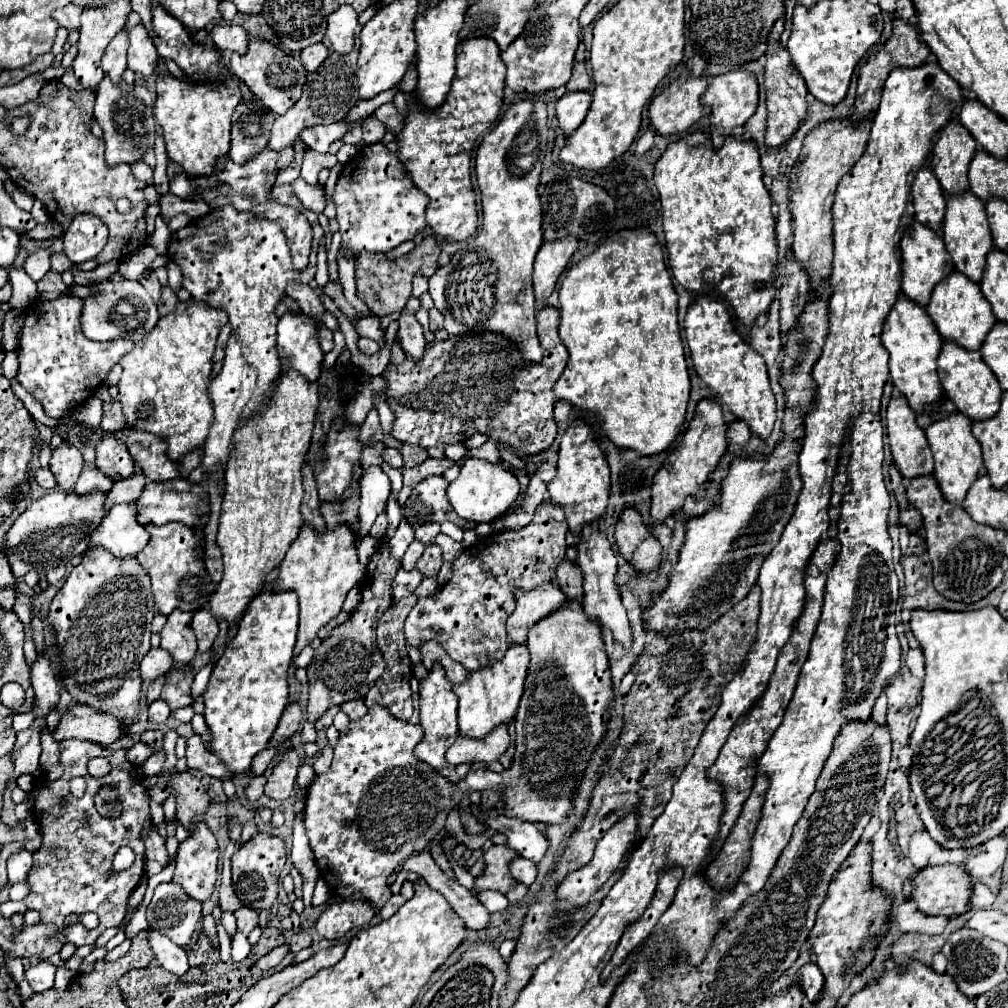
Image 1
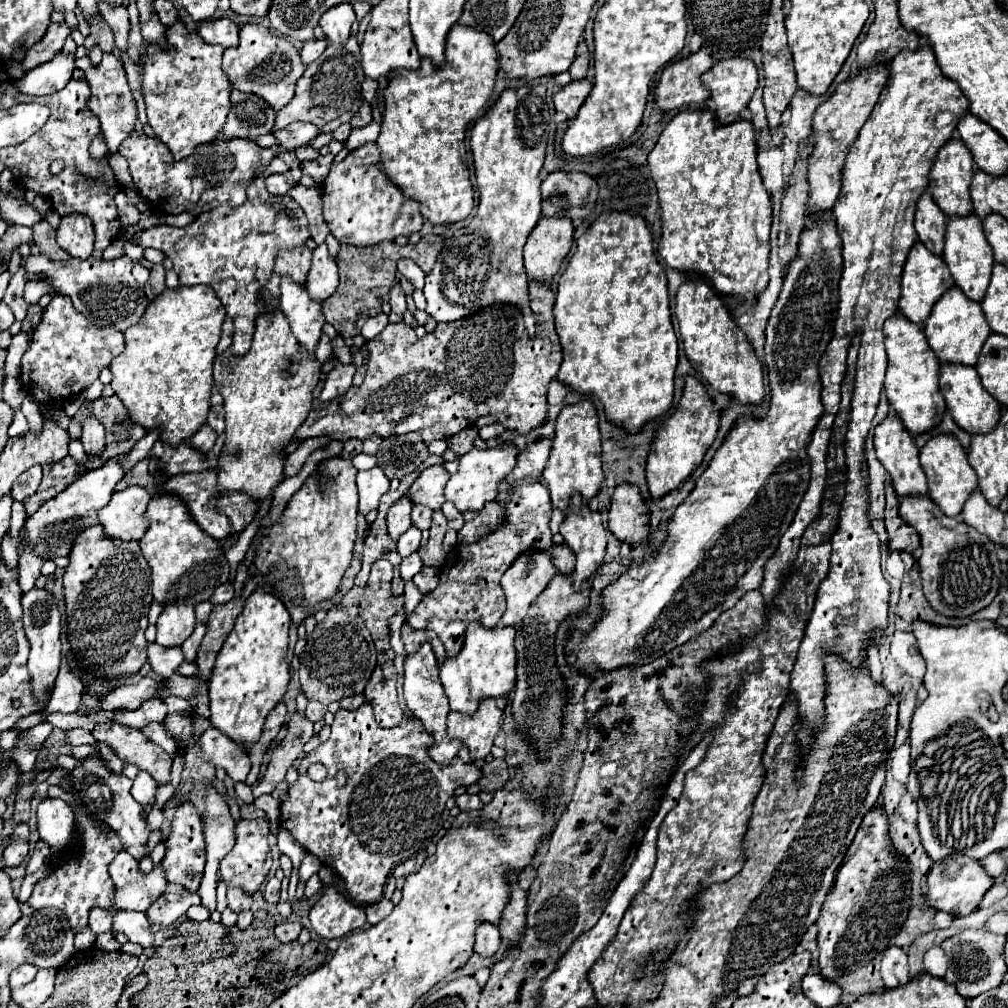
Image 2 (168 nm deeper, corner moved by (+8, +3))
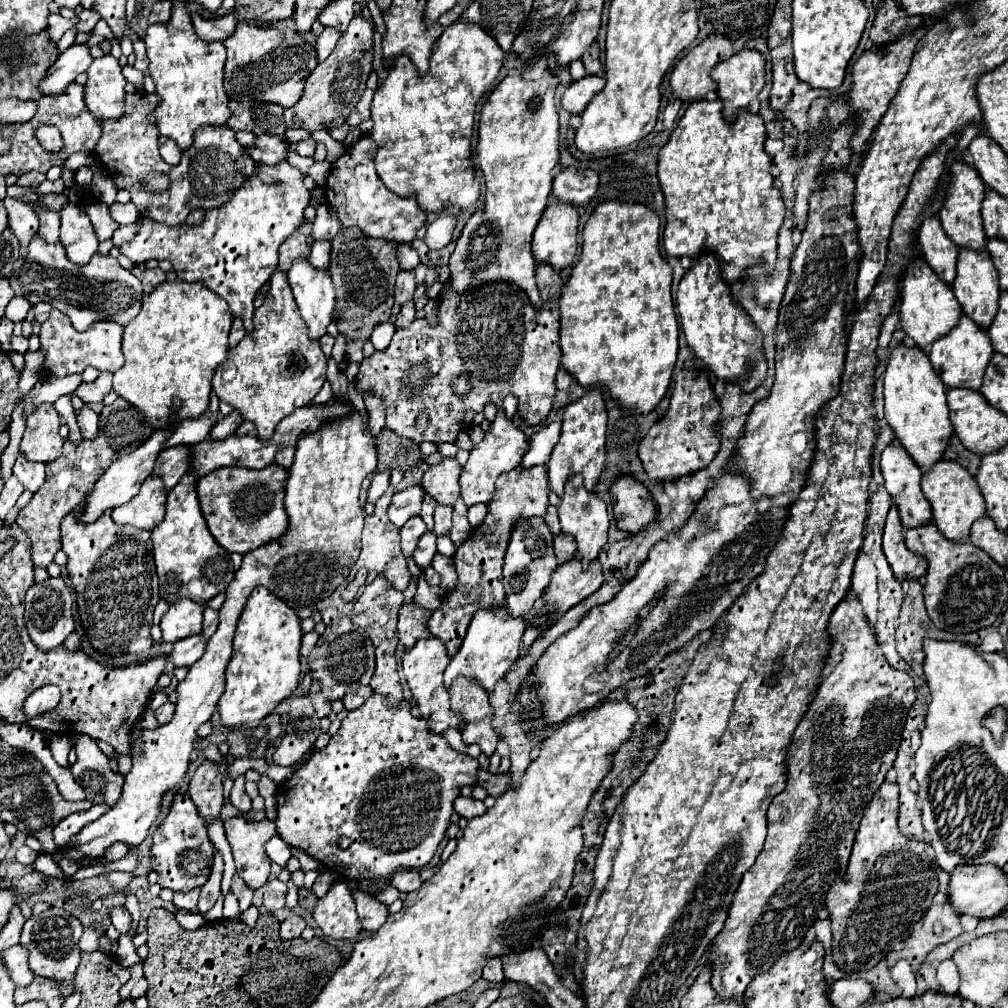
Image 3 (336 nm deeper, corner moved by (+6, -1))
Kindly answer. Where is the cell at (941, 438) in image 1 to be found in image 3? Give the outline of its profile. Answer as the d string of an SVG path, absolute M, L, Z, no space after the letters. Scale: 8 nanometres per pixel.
M938 461L928 473L924 473L922 491L932 505L934 521L936 521L940 533L944 533L944 537L948 537L948 541L966 543L970 537L972 523L986 515L984 497L976 485L976 479L954 461Z

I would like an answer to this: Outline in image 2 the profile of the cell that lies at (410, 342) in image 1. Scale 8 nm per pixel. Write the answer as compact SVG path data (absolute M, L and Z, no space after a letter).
M396 285L396 287L392 289L392 293L390 293L390 307L392 307L392 311L394 311L396 315L400 315L400 317L406 313L406 299L404 299L404 293L402 293L400 285Z

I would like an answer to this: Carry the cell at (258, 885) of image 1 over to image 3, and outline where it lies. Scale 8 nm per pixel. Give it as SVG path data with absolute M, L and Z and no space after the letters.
M232 817L224 819L224 827L234 853L236 873L248 887L262 887L270 875L270 859L264 853L264 845L276 835L276 825L268 819L246 821L244 817Z

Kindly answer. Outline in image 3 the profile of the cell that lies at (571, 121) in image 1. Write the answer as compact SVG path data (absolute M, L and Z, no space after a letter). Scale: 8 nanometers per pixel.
M586 75L578 81L574 81L562 95L562 107L568 113L582 113L582 109L592 101L594 95L598 95L606 85L604 77L598 75Z

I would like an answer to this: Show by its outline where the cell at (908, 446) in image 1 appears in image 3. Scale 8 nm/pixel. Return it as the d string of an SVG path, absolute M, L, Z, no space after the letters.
M896 443L888 445L882 453L880 467L886 481L886 489L900 513L902 525L906 529L928 525L932 519L932 511L928 499L920 489L922 471L904 451L904 447Z

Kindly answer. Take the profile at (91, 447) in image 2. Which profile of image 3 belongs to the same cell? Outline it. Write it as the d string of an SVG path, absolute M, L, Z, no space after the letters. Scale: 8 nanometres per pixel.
M84 405L84 407L76 413L76 421L78 421L80 433L82 433L84 439L96 437L96 433L98 433L98 415L96 415L88 405Z

